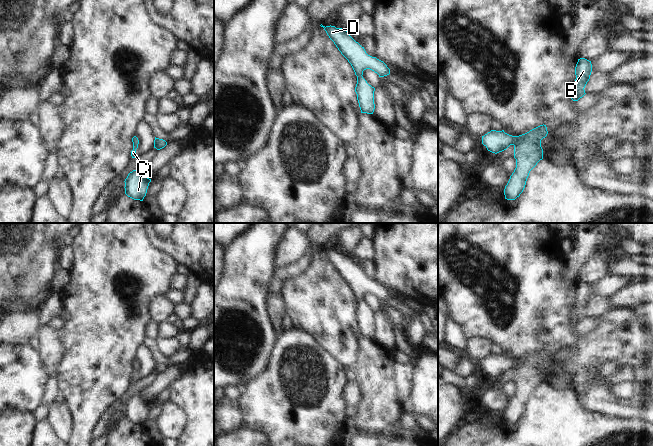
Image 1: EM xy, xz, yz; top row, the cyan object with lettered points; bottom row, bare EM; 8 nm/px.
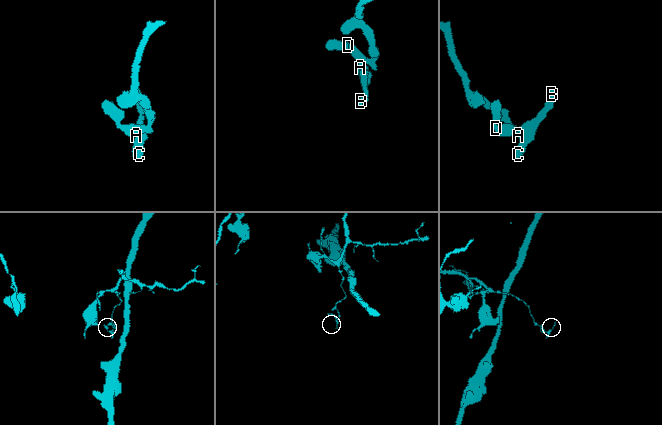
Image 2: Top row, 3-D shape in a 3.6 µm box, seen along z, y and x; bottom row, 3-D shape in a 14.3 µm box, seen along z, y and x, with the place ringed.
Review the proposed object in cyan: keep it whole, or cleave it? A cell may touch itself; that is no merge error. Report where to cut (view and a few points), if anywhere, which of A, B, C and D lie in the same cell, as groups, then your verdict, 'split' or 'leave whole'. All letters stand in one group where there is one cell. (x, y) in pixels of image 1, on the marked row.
cut none; groups A B C D; leave whole

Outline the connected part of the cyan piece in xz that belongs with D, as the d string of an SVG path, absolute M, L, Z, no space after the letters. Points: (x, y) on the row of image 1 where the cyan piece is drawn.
M321 24L320 26L324 28L341 54L351 64L357 76L355 92L361 113L373 114L375 88L363 78L363 71L370 69L377 73L379 77L384 77L390 74L390 69L383 61L368 55L364 47L356 42L346 30L331 25L325 27Z

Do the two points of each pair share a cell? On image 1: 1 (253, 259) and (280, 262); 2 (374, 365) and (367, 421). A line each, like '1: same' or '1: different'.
1: different
2: same

